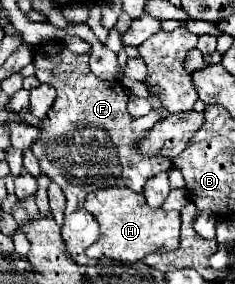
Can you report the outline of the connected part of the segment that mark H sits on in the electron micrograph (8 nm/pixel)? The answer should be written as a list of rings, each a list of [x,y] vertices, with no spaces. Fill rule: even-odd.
[[[126,187],[98,189],[88,193],[84,207],[100,223],[100,237],[90,249],[86,249],[88,257],[94,259],[108,257],[116,261],[136,263],[142,261],[148,253],[172,251],[180,245],[180,213],[164,211],[162,207],[158,209],[148,207],[142,193],[134,193]]]

